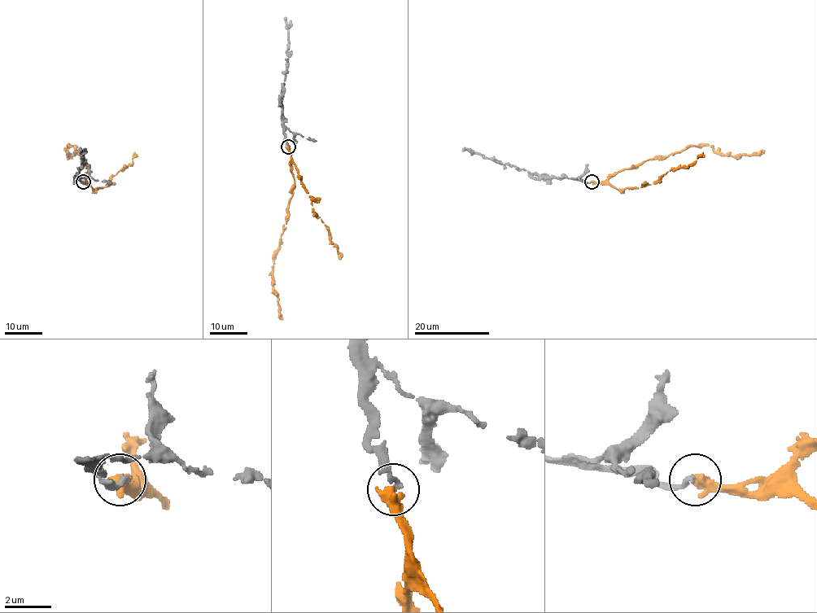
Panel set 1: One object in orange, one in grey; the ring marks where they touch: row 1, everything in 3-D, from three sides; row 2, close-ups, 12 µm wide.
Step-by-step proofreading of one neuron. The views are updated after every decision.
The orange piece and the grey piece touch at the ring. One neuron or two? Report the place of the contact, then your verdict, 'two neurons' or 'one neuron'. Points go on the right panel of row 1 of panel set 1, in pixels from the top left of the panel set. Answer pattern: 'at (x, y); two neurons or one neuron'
at (591, 181); one neuron

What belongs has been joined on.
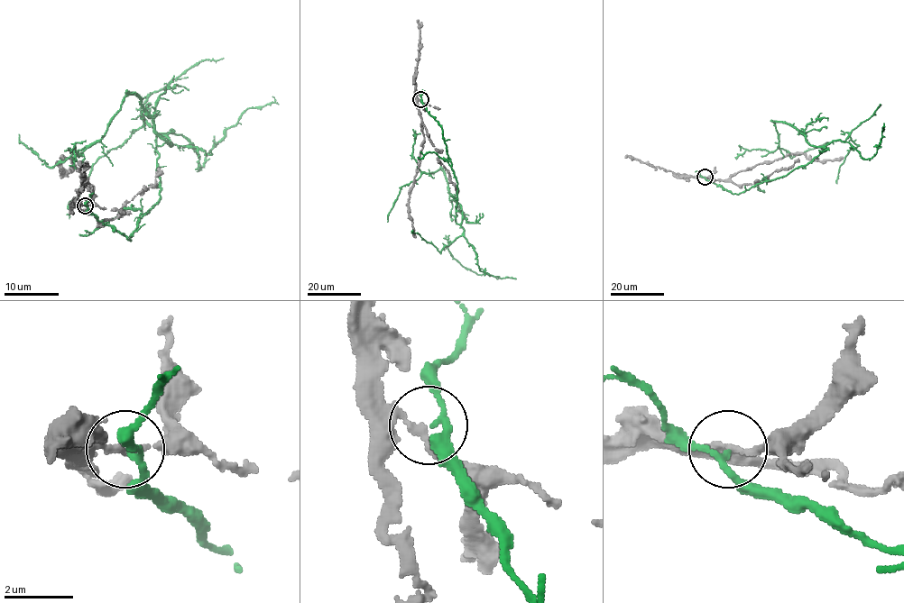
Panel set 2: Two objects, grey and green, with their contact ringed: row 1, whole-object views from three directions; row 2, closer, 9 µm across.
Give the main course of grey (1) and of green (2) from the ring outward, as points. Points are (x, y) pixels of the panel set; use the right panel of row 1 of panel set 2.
1: (705, 178), (729, 179), (741, 171), (789, 154), (804, 153), (808, 159), (819, 161), (843, 159)
2: (705, 178), (739, 194), (809, 163), (829, 142), (811, 145), (779, 122), (779, 147), (791, 158), (827, 142)

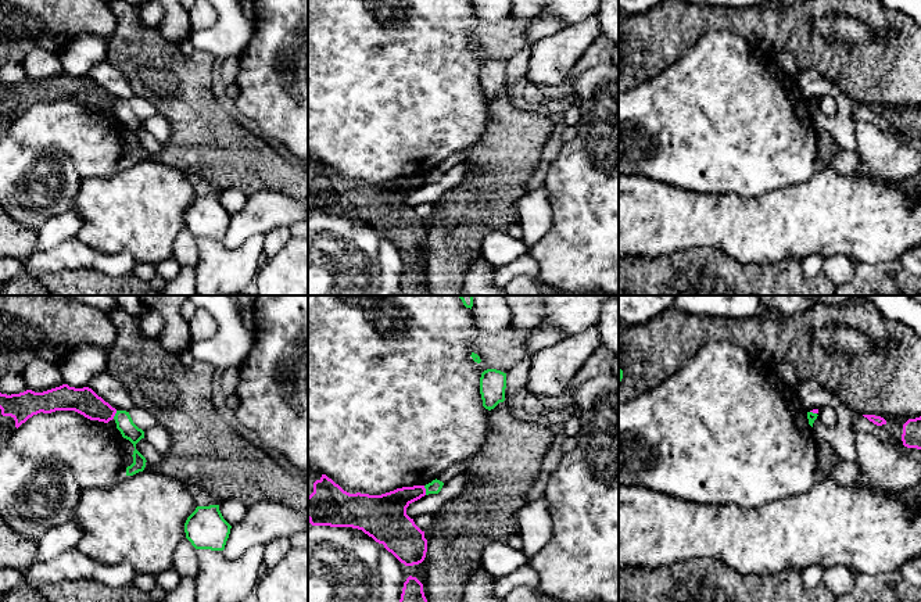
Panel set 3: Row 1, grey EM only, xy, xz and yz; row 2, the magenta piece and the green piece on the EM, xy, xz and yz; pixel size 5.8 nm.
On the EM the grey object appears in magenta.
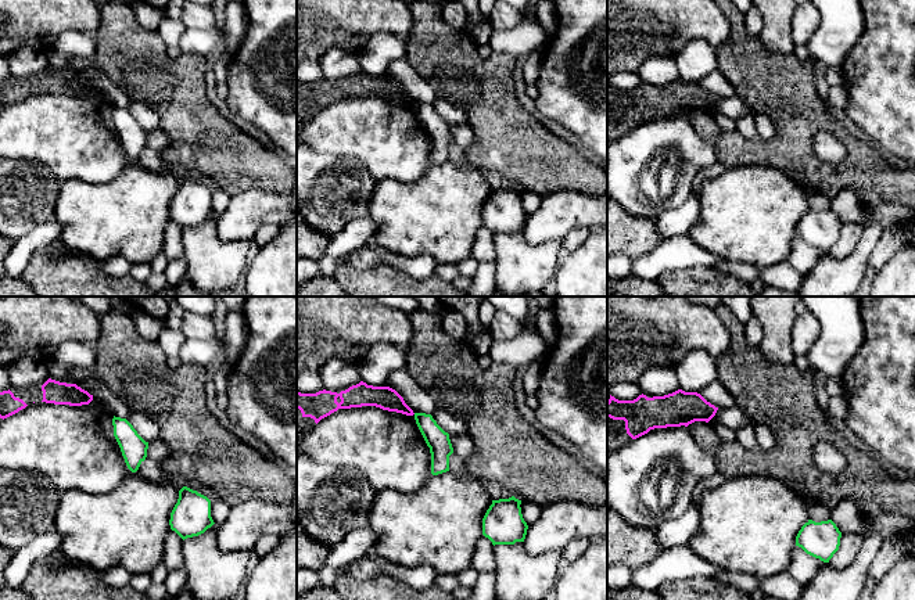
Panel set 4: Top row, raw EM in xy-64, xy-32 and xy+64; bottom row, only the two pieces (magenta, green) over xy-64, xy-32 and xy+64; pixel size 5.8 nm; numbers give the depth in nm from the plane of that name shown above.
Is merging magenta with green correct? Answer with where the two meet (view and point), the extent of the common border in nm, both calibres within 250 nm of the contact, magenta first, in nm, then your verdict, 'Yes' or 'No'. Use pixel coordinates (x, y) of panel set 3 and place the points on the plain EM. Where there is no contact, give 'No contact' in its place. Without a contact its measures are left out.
Touches magenta at xz (425, 179). Shared border 60 nm. Thickness 200 nm (magenta) against 80 nm. No

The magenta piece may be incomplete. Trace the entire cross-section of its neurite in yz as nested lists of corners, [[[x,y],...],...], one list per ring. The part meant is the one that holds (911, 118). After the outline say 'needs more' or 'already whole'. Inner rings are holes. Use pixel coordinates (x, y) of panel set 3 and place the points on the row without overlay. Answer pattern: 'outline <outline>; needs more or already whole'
outline [[[921,105],[909,108],[903,114],[902,130],[907,137],[921,139]]]; already whole

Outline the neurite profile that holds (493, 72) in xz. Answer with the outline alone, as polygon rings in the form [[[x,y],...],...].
[[[487,58],[480,67],[480,83],[483,96],[488,100],[494,98],[499,92],[505,90],[506,62],[497,58]]]

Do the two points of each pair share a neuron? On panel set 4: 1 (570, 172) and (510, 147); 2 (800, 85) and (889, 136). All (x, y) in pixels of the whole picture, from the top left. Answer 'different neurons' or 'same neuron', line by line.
1: same neuron
2: different neurons

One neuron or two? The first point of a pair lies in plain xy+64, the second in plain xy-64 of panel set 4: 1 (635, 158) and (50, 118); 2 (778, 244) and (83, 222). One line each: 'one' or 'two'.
1: two
2: one

